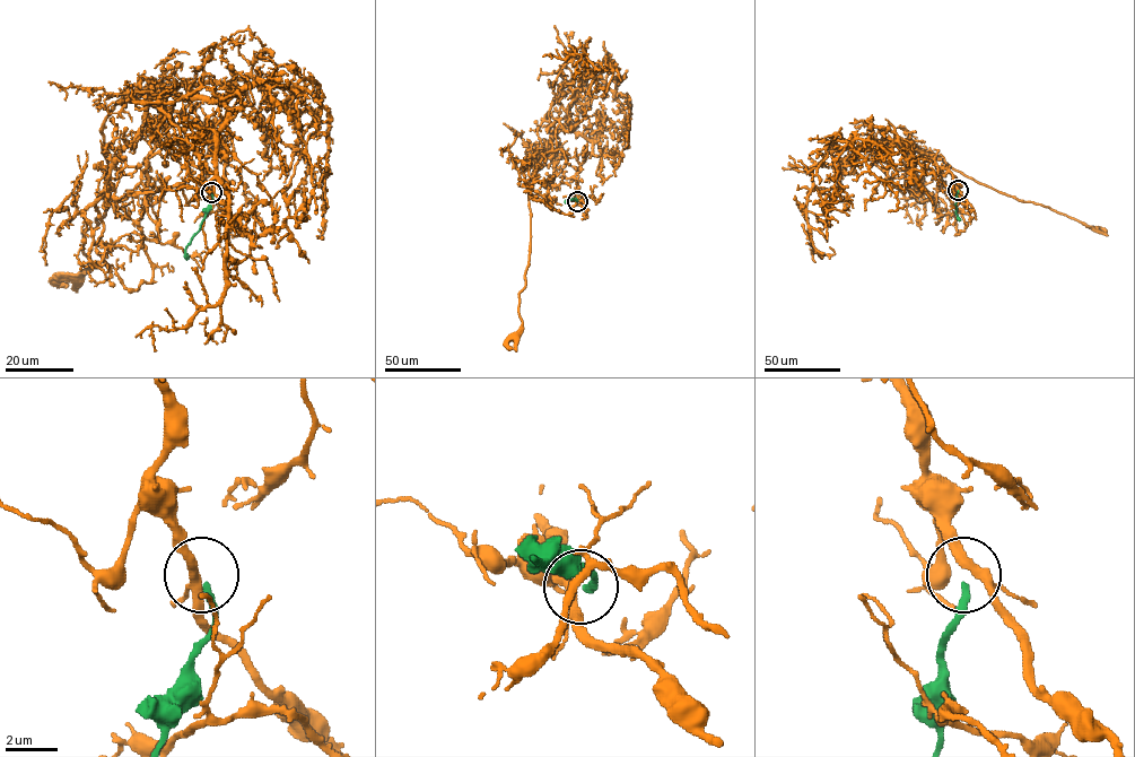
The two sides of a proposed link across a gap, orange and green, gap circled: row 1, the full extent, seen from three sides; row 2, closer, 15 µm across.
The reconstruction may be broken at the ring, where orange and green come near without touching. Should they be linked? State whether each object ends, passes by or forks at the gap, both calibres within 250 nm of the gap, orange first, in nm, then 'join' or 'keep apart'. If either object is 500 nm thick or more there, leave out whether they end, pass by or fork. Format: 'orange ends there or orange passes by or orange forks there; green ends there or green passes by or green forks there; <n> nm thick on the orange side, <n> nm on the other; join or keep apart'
orange passes by; green ends there; 360 nm thick on the orange side, 260 nm on the other; keep apart

